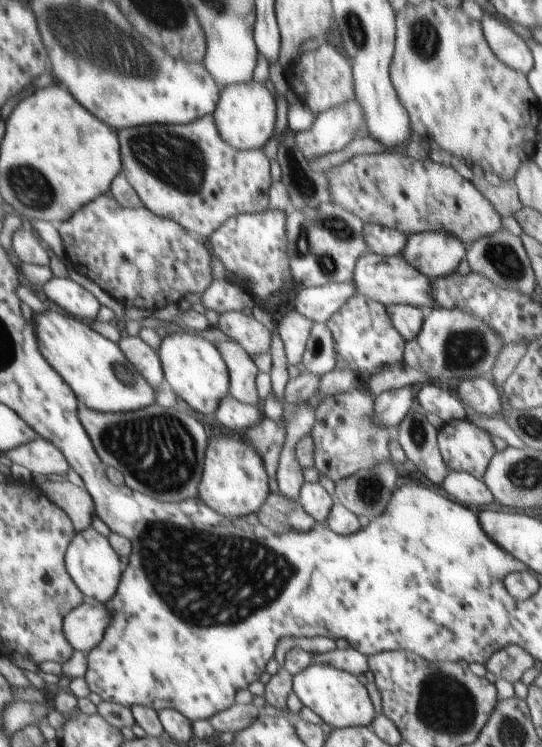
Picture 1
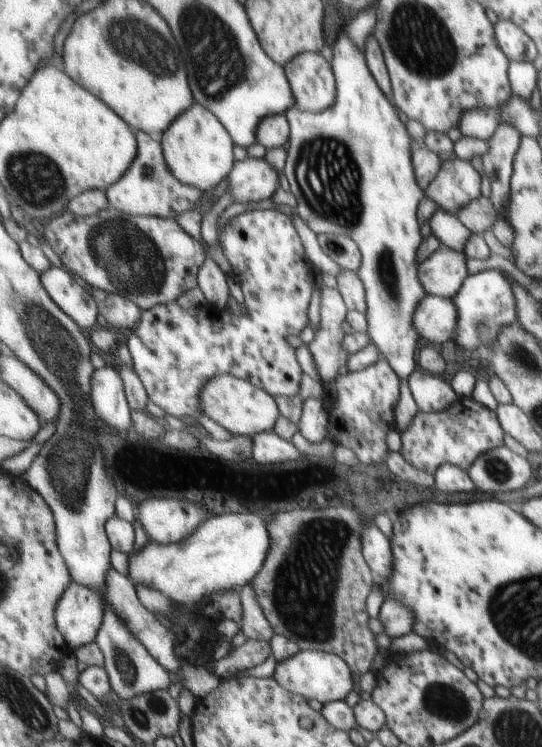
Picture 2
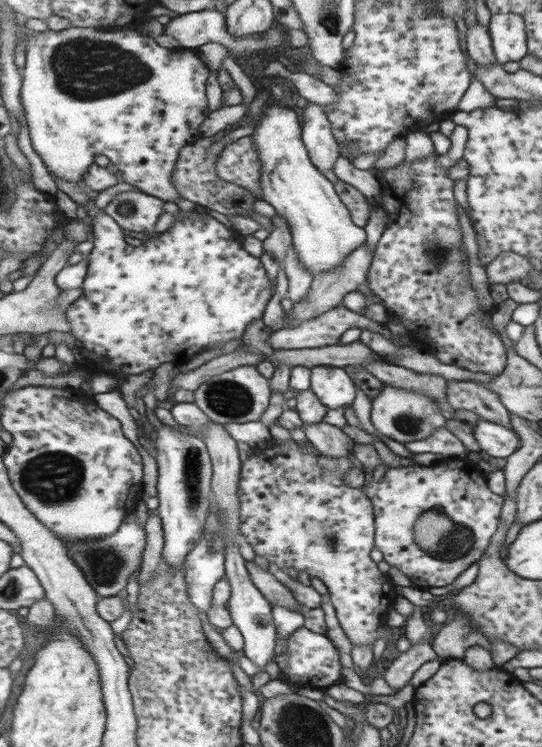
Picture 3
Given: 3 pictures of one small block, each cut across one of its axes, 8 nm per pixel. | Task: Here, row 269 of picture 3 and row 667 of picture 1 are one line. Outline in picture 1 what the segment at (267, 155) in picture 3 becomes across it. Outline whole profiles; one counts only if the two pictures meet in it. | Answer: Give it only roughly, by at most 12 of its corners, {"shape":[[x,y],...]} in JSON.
{"shape":[[328,663],[294,676],[294,693],[332,729],[368,727],[356,676]]}

